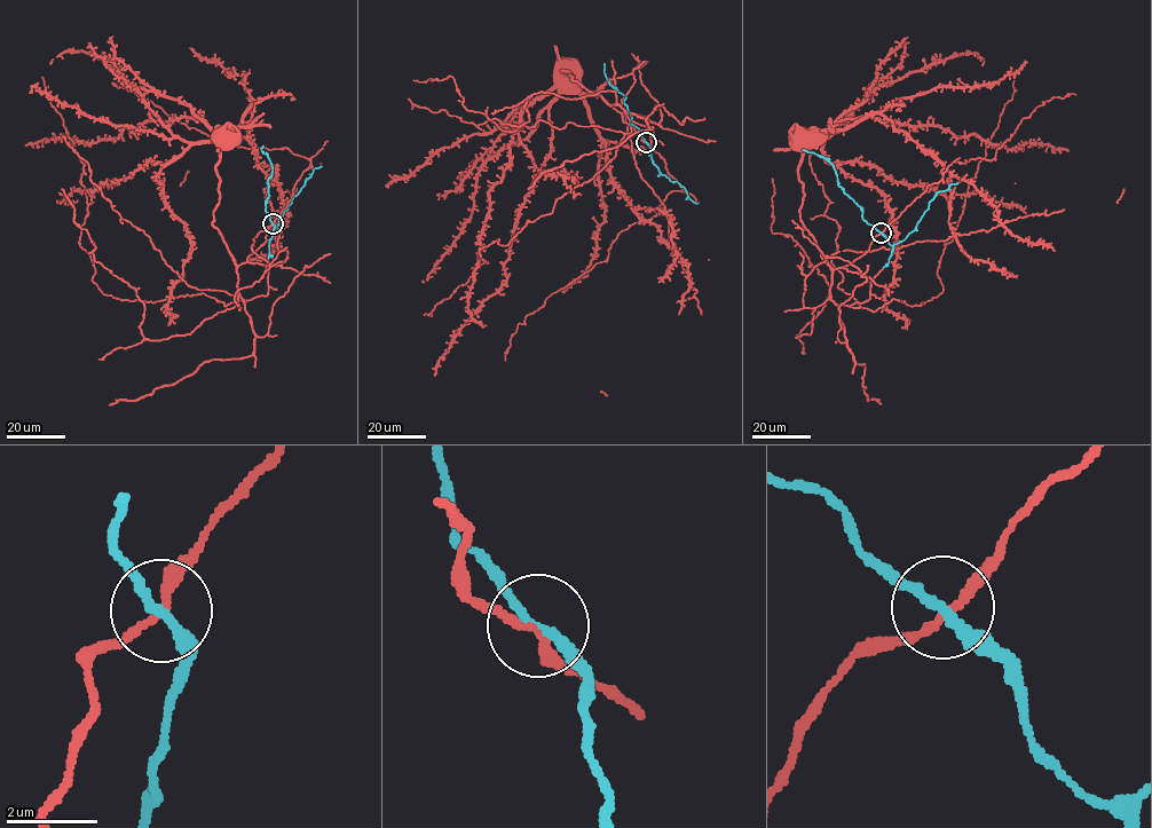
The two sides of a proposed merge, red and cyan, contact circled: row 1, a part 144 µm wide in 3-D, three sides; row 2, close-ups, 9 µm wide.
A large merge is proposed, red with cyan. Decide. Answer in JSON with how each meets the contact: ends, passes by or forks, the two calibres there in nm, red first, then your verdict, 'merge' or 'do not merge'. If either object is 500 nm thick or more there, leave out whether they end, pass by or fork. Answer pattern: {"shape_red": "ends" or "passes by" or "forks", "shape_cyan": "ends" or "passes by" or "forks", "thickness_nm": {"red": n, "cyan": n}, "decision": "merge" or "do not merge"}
{"shape_red": "passes by", "shape_cyan": "passes by", "thickness_nm": {"red": 180, "cyan": 200}, "decision": "merge"}

